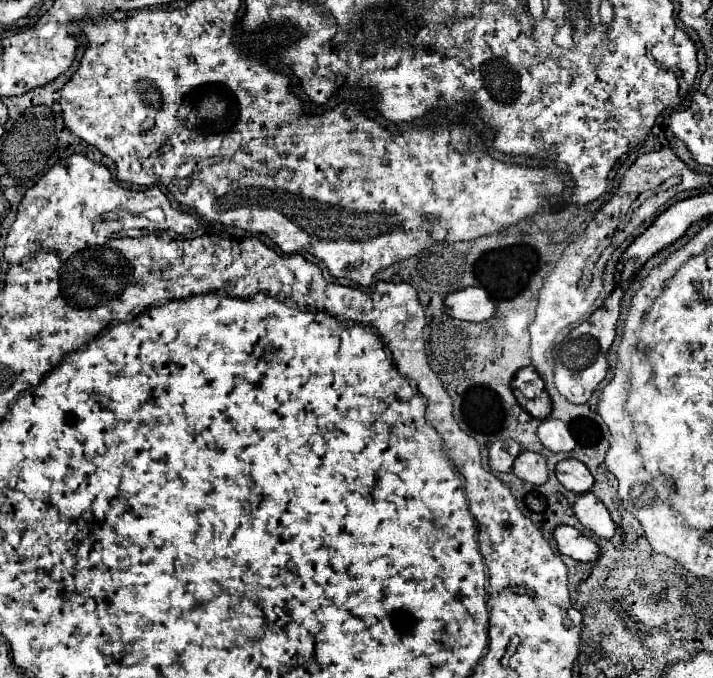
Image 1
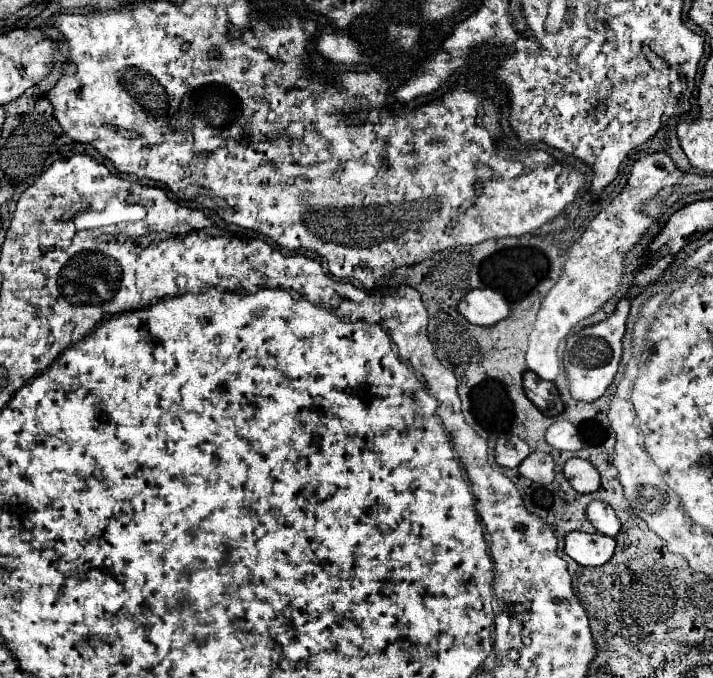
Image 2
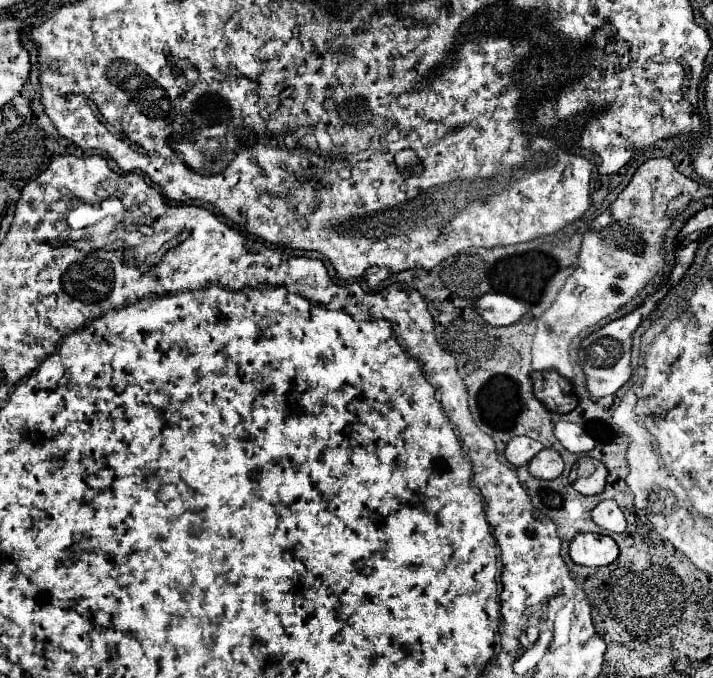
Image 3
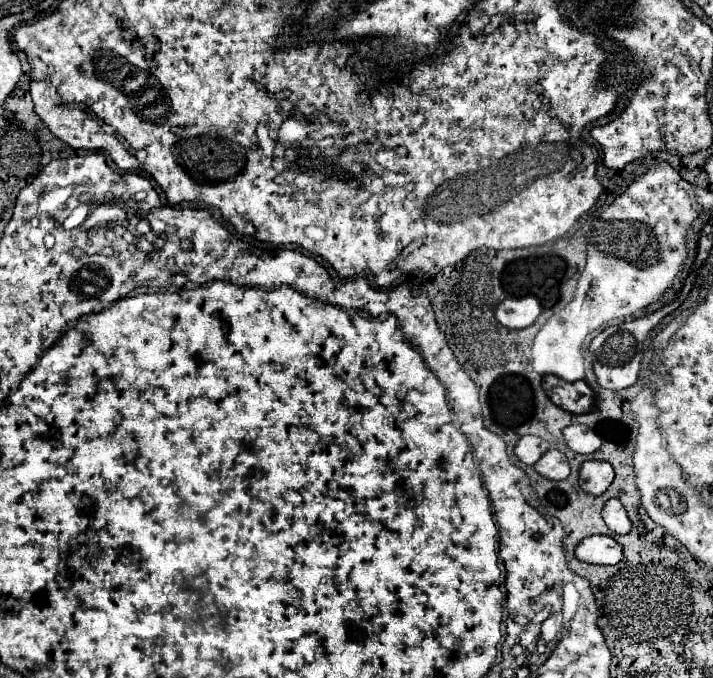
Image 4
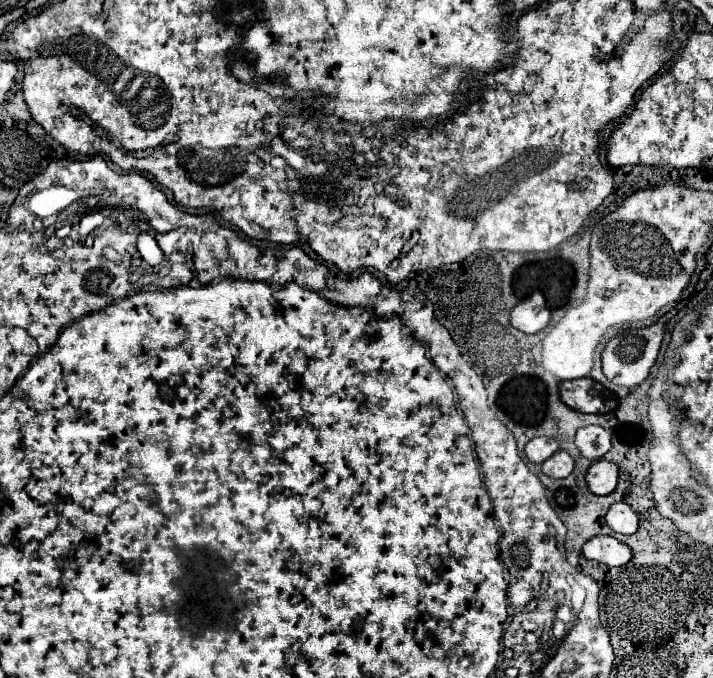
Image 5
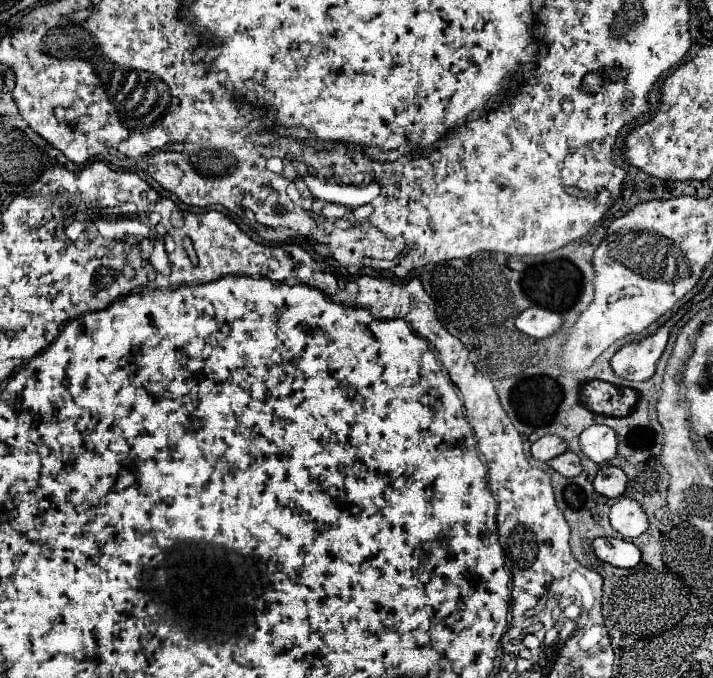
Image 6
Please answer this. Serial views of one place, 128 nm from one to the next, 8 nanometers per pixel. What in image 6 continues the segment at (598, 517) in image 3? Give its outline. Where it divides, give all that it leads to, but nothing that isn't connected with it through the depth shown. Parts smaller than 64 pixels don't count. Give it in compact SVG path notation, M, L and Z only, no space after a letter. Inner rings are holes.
M622 496L610 510L610 524L624 538L636 538L648 530L648 516L636 500Z

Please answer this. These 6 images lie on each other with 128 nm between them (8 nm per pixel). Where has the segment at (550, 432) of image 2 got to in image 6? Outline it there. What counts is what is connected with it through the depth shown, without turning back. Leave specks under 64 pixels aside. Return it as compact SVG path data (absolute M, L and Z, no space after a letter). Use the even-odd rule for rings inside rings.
M590 426L580 434L582 452L596 464L606 464L618 454L618 436L608 426Z

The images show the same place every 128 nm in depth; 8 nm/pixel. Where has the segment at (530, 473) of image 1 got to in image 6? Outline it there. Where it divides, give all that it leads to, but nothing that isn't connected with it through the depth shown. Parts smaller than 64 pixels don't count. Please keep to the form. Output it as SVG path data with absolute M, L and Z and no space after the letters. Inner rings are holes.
M564 452L556 458L552 458L548 462L556 472L560 472L562 476L578 476L582 472L582 464L580 464L580 458L574 454L574 452Z

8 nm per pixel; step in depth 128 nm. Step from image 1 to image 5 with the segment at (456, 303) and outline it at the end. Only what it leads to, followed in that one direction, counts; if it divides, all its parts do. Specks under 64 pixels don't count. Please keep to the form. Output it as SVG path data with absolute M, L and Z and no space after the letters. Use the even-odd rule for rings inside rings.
M540 292L532 294L528 300L520 302L510 312L510 324L524 334L538 334L548 326L548 322L550 322L550 310L546 308L544 296Z

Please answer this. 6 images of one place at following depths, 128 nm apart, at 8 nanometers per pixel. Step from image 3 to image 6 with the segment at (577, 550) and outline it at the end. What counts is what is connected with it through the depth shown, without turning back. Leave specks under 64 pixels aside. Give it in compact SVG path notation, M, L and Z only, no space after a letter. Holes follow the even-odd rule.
M596 538L594 552L600 560L616 568L634 568L642 560L642 552L632 542L622 538Z

